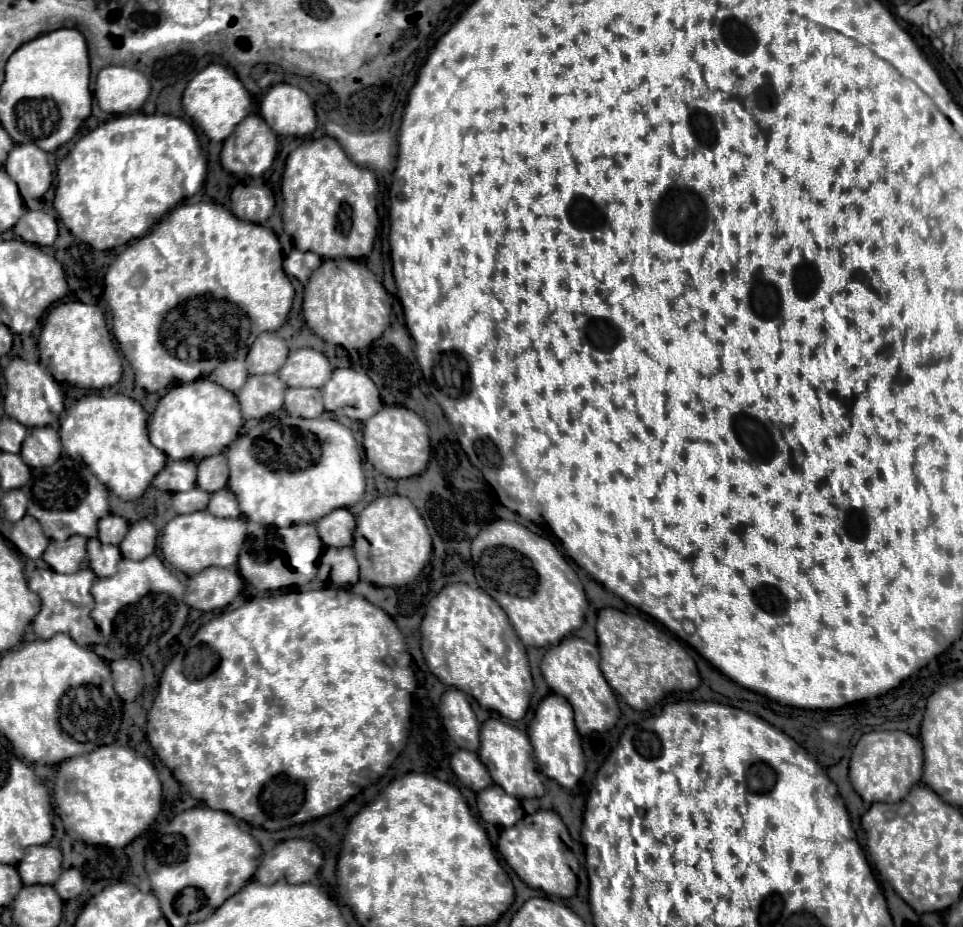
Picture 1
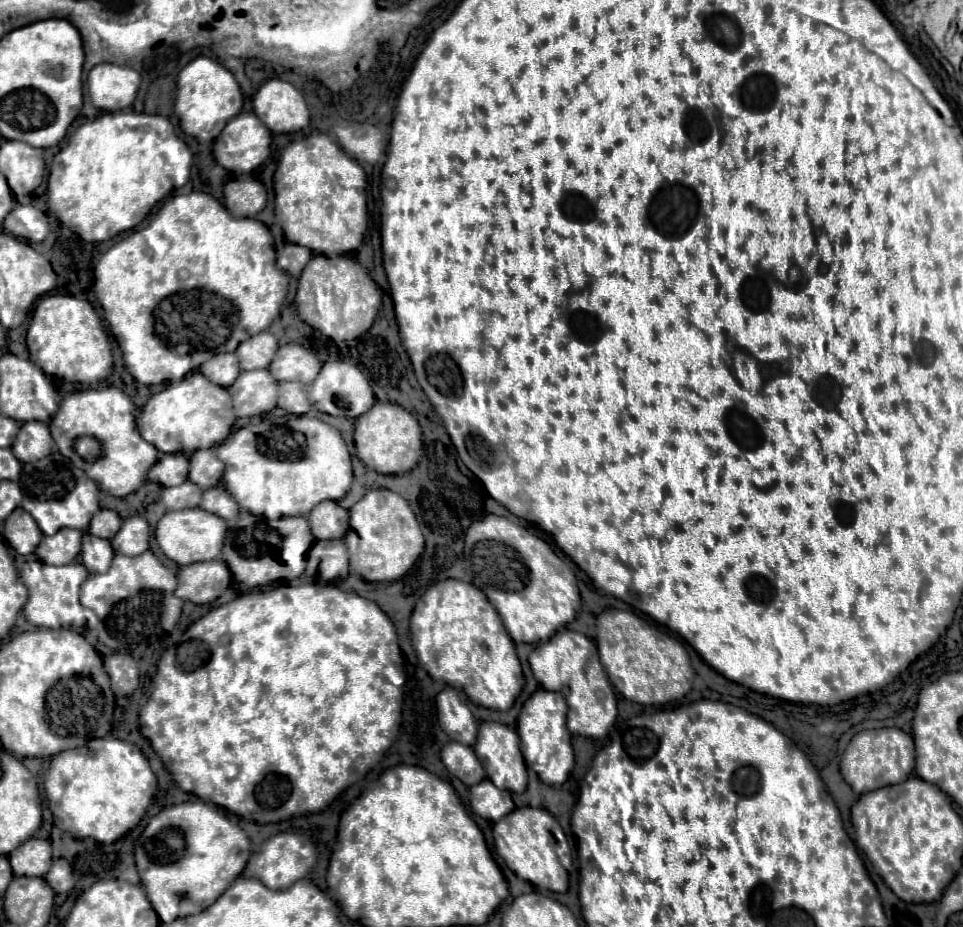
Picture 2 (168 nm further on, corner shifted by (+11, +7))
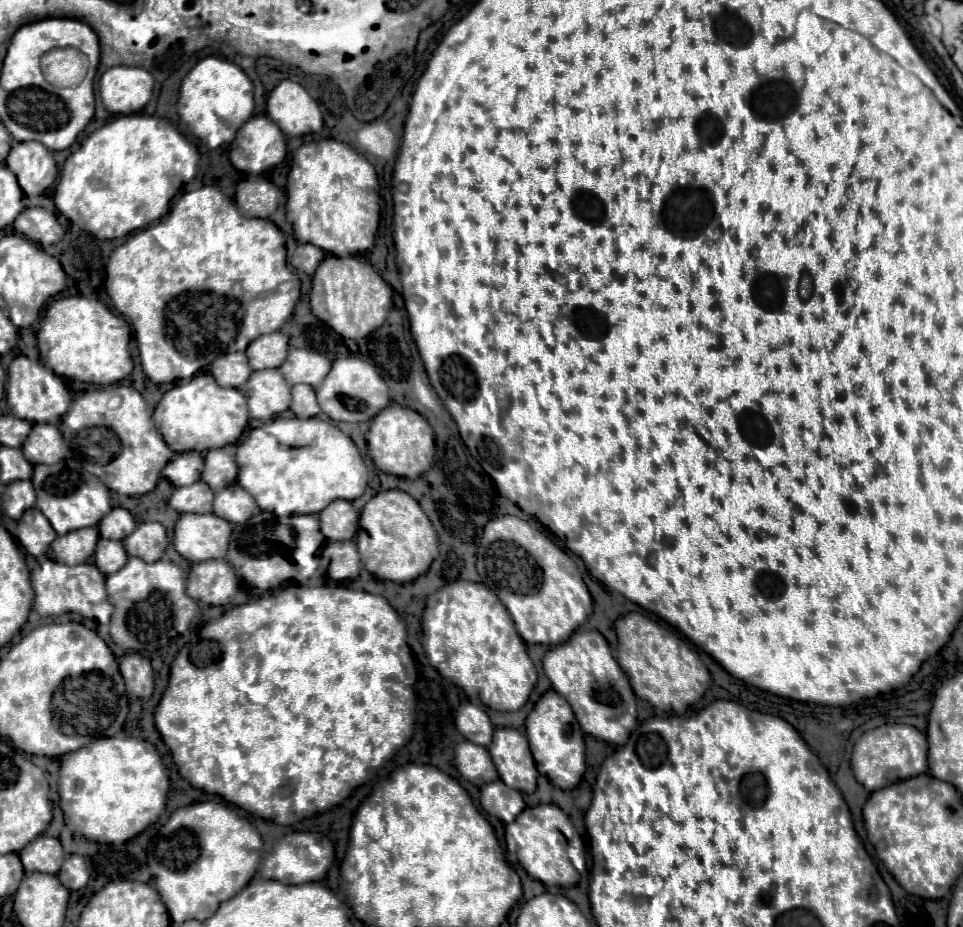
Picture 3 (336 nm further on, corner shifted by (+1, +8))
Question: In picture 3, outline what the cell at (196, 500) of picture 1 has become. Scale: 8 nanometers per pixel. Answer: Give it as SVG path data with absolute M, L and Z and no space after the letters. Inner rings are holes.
M195 482L187 488L175 488L169 504L181 514L181 512L197 512L207 514L213 512L213 490L207 488L203 482Z

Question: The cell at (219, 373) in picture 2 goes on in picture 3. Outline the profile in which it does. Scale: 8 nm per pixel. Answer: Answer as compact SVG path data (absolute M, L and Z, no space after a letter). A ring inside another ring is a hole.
M229 352L219 356L211 364L211 374L217 380L219 386L229 386L229 388L241 388L247 378L251 376L251 366L247 362L245 352Z

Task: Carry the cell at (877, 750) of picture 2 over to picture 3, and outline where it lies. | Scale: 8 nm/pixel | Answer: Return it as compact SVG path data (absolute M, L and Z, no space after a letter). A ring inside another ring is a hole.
M885 724L873 728L857 740L851 756L851 768L857 782L861 782L869 792L907 780L919 772L917 768L927 768L927 740L917 728L907 724Z

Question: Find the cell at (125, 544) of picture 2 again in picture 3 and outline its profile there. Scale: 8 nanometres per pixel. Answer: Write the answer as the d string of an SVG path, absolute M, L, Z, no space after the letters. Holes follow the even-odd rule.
M143 522L131 536L127 536L127 540L123 540L123 546L129 556L139 556L147 562L155 562L167 548L165 528L159 522Z

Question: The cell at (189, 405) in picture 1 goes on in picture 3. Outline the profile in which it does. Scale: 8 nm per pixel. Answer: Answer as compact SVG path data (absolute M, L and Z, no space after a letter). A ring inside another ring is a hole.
M199 372L187 384L173 386L163 394L153 412L153 422L173 452L205 452L211 448L223 448L225 444L235 444L252 419L259 418L249 416L243 390L215 384L211 372Z

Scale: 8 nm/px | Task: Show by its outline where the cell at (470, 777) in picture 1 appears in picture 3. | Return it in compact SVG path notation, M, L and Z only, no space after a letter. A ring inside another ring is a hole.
M467 740L457 744L455 764L457 764L459 774L473 784L485 784L489 780L493 782L499 778L495 772L495 766L491 764L491 756L489 756L487 748L471 744Z

